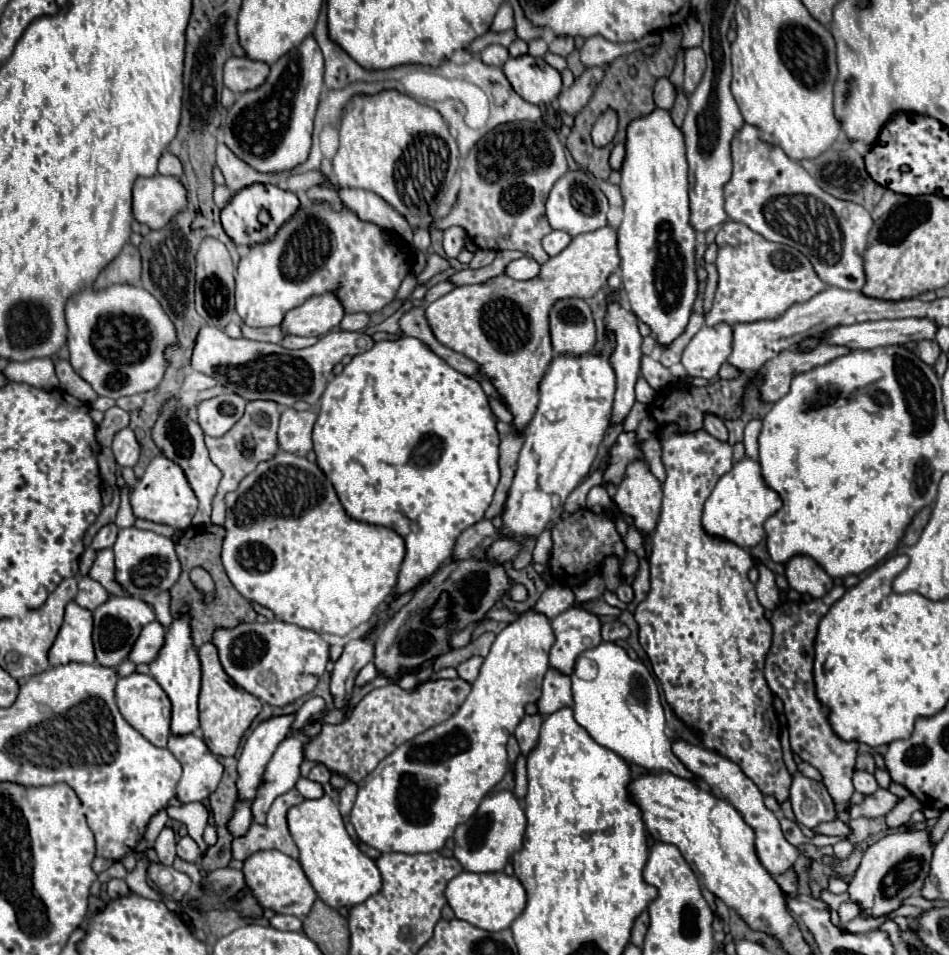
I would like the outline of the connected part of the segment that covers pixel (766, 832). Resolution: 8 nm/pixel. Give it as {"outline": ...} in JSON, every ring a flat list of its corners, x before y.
{"outline":[[673,738,673,754,685,764,687,770,691,770,695,776,701,776,703,782,707,782,717,798,725,798,727,802,731,802,731,804,743,814,745,822,755,830,755,850,757,850,757,858,759,858,759,862,763,864,763,868,765,868,769,874,779,876,779,874,785,874,787,870,791,870,795,858,799,856,799,848,791,846,791,844,785,840,785,836,783,836,783,832,781,832,781,828,779,828,779,820,775,818,775,814,773,814,771,810,767,810,767,808,763,806,763,794,761,794,759,788,741,772,741,768,739,768,735,762,731,762,731,760,727,760,727,758,723,758,723,756,719,756,719,754,707,750,707,748,687,744,687,742,683,742,681,738]]}

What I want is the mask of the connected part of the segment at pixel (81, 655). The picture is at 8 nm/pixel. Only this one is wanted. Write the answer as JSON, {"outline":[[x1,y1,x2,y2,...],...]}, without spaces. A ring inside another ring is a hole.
{"outline":[[69,602,65,608,63,626,47,654,49,666,55,668,59,664,69,664,73,660,95,664,91,630,93,630,91,612,79,608,75,602]]}

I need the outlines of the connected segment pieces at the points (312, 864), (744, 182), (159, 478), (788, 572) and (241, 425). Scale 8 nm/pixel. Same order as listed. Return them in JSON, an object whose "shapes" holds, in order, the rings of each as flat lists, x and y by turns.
{"shapes":[[[329,788,323,798,303,800,301,804,293,806,287,814,287,820,289,820,289,832,301,852,299,862,311,886,315,888,317,896,327,906,335,910,343,906,351,908,365,902,369,896,381,890,381,872,377,864,369,856,365,856,347,834,339,808,333,804,329,796]],[[745,124,731,142,731,156,733,156,733,176,725,184,725,212,731,220,749,226,753,232,765,236,771,242,781,242,791,248,803,252,811,262,815,272,823,282,829,286,837,286,843,290,861,290,865,284,863,272,863,258,861,254,867,248,867,234,873,226,871,214,857,204,847,204,843,200,835,200,827,196,817,182,801,168,799,162,787,158,781,148,767,148,759,140,759,130,755,126]],[[161,454,151,460,143,478,133,488,129,500,131,500,135,518,143,518,143,520,157,522,157,524,169,524,169,526,177,526,177,528,191,526,191,516,195,514,195,508,197,508,197,498,195,498,191,486,187,484,183,470,175,462,163,458]],[[809,556,791,558,785,566,785,576,793,590,813,598,823,598,833,588,833,578]],[[251,400,247,402,245,414,241,420,221,438,211,438,205,436,205,444,211,454,211,462,223,472,219,490,213,498,213,514,211,522,213,524,223,524,225,522,225,494,235,490,239,482,251,474,259,462,271,460,279,452,279,442,277,442,277,428,279,428,279,418,281,418,281,406,273,400]]]}

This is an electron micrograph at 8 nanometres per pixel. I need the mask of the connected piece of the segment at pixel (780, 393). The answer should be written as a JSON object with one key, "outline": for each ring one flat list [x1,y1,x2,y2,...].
{"outline":[[821,344,819,348,807,354,799,352,797,348,781,352,777,358,769,360,759,370,759,376,763,376,765,380,763,384,757,384,757,388,761,390,763,400,777,402,789,392,789,384,797,374,805,374,817,366,825,366,833,362,835,358,845,356,849,352,851,350,847,346,837,346,837,344]]}

